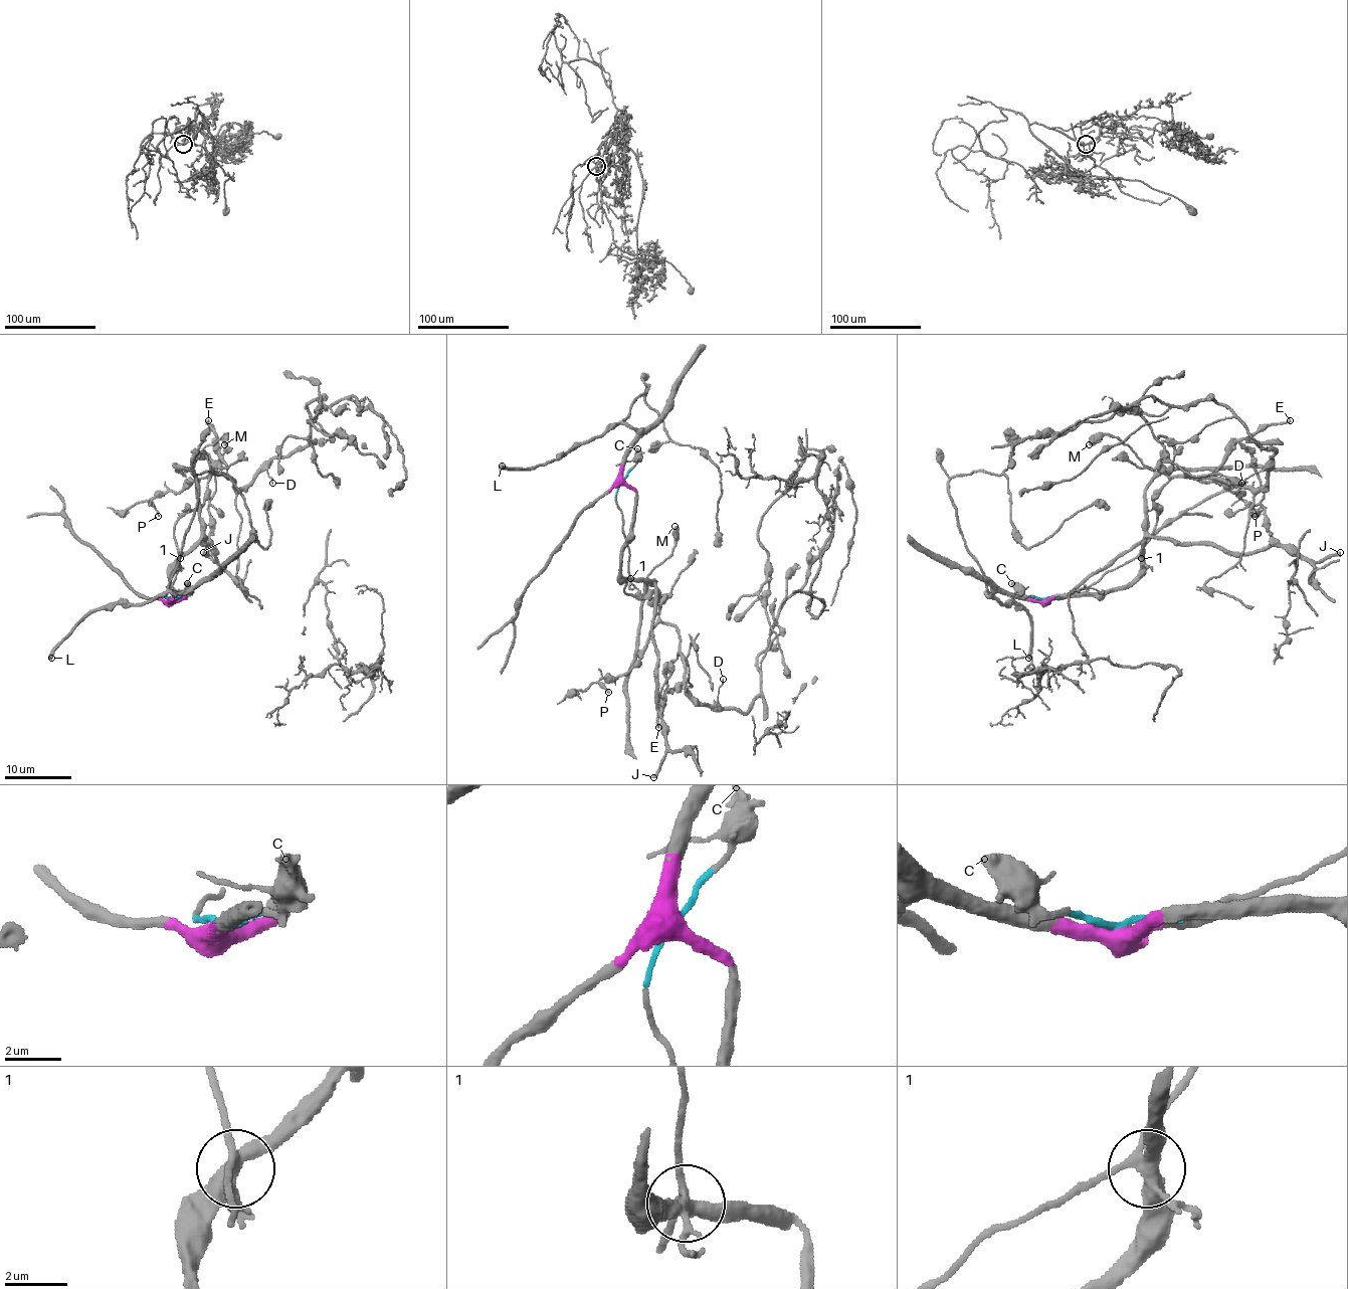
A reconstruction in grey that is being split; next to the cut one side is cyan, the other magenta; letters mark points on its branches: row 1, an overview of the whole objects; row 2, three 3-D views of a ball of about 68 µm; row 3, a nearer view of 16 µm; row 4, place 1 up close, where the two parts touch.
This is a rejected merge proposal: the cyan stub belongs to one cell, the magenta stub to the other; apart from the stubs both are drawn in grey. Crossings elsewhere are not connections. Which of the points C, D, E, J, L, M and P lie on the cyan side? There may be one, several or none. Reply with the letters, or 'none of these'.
C, D, E, P

